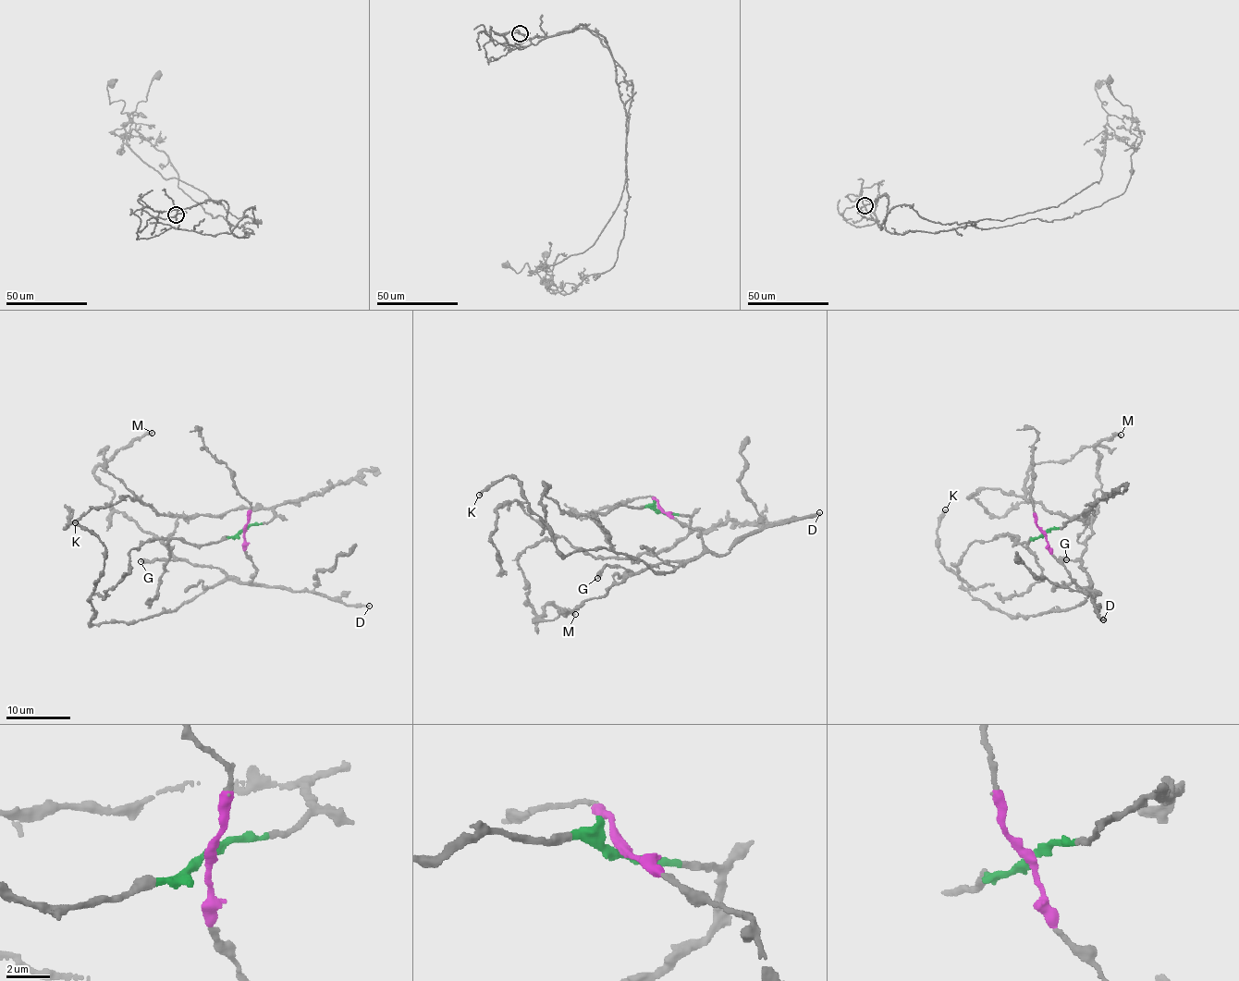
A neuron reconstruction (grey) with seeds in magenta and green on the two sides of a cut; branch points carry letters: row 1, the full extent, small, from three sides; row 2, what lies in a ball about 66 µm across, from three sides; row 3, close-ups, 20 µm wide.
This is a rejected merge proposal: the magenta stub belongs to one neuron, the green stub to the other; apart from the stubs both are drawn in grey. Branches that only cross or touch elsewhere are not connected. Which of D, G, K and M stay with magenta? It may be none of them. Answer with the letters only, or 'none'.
D, G, K, M

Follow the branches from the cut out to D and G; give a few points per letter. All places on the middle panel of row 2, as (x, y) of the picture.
D: (661, 511), (700, 533), (704, 543), (717, 554), (727, 554), (748, 535), (766, 527), (815, 517), (820, 512)
G: (661, 511), (698, 531), (703, 551), (684, 558), (647, 566), (639, 571), (606, 566), (597, 578)

